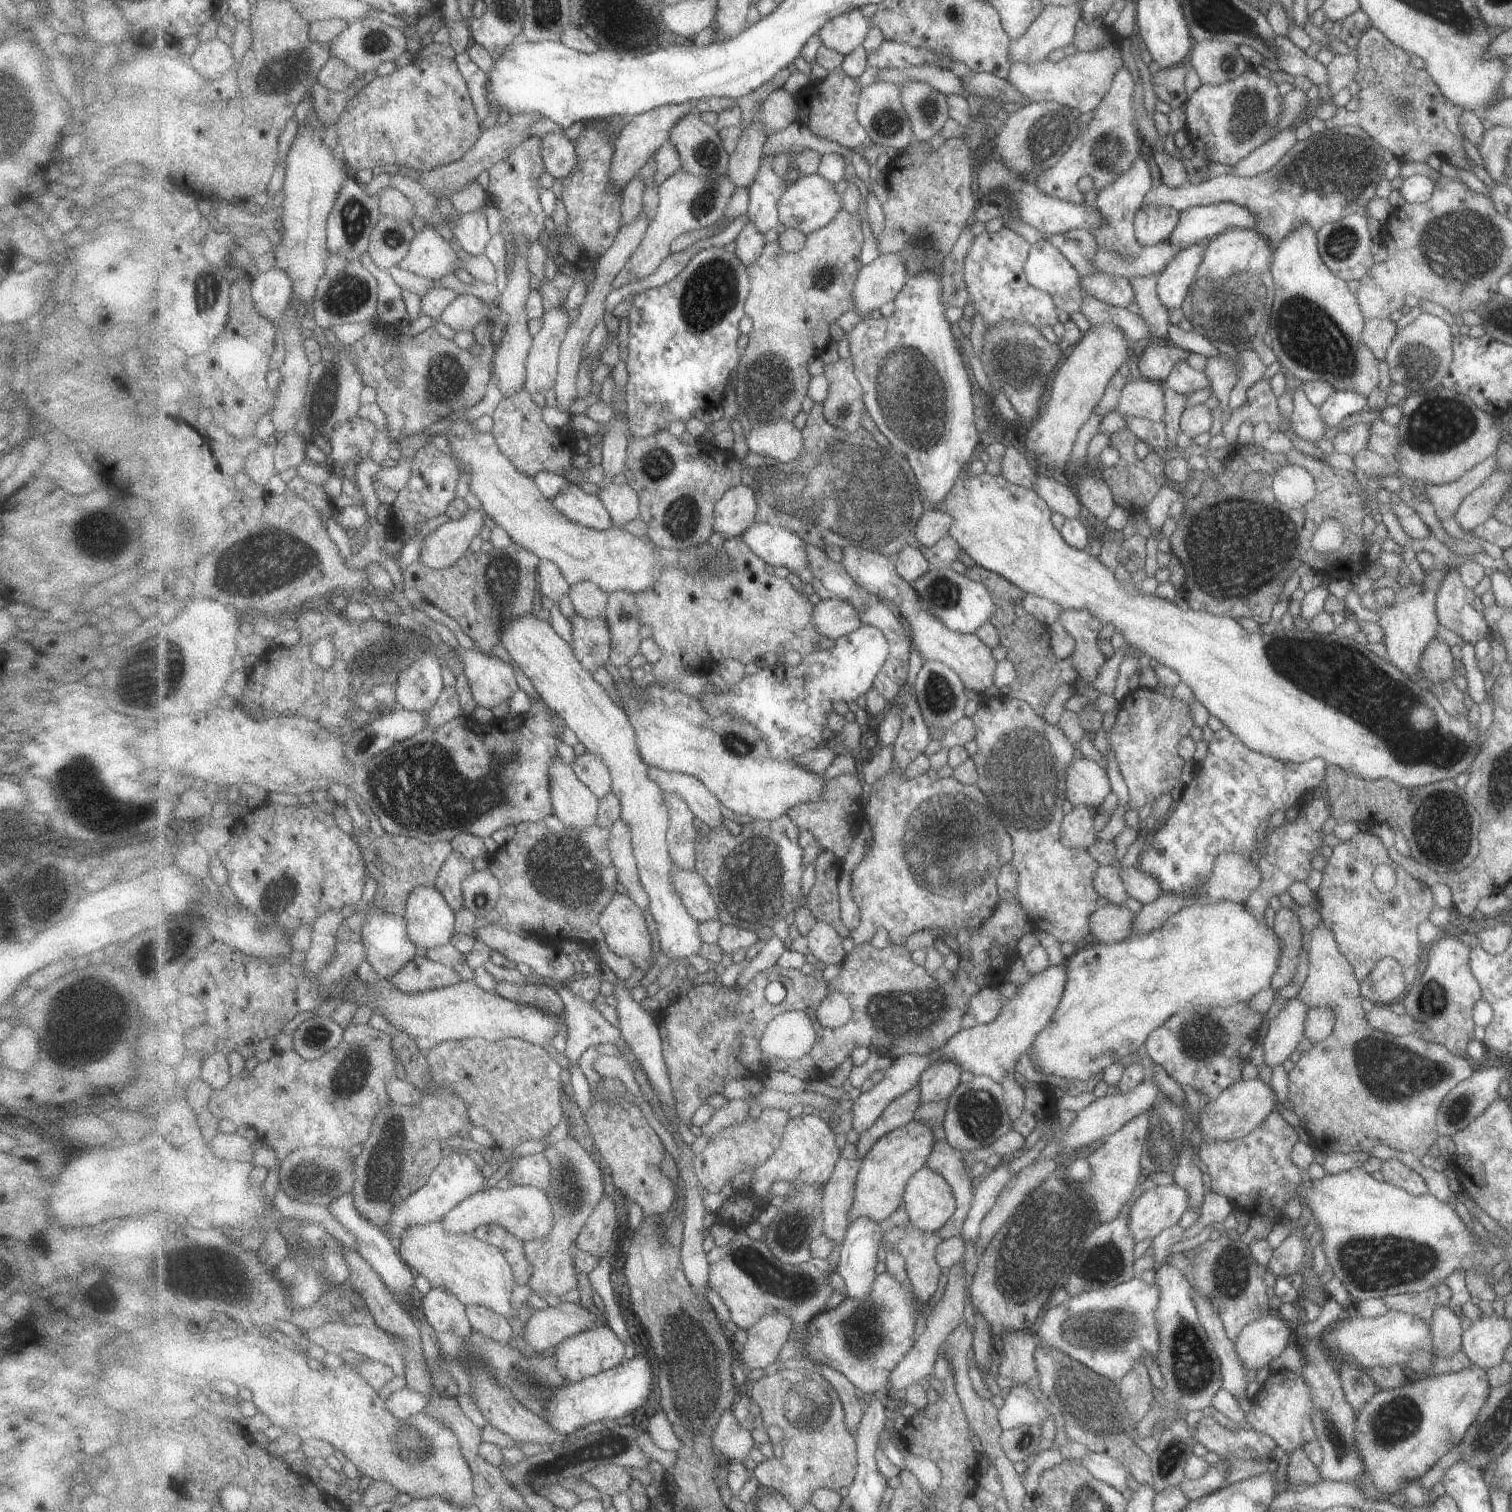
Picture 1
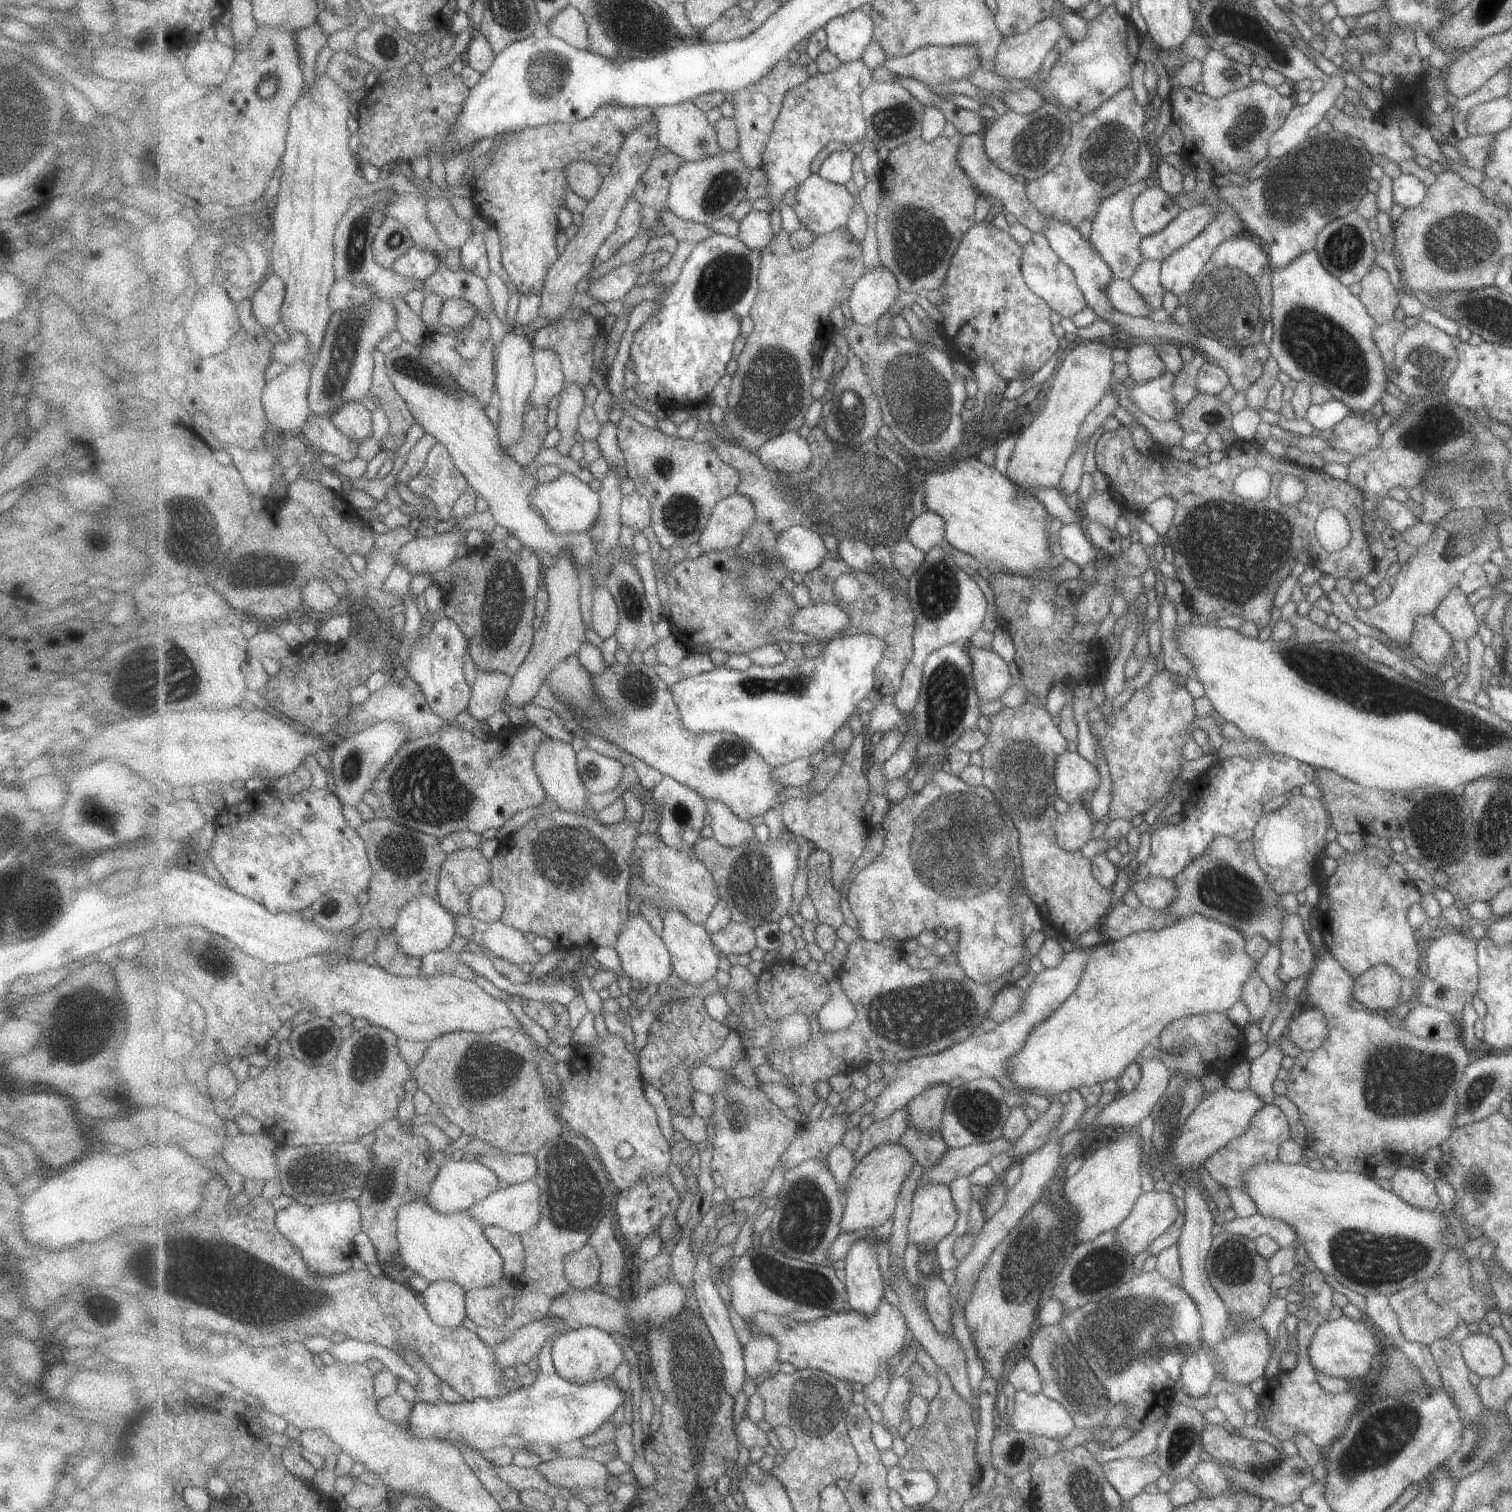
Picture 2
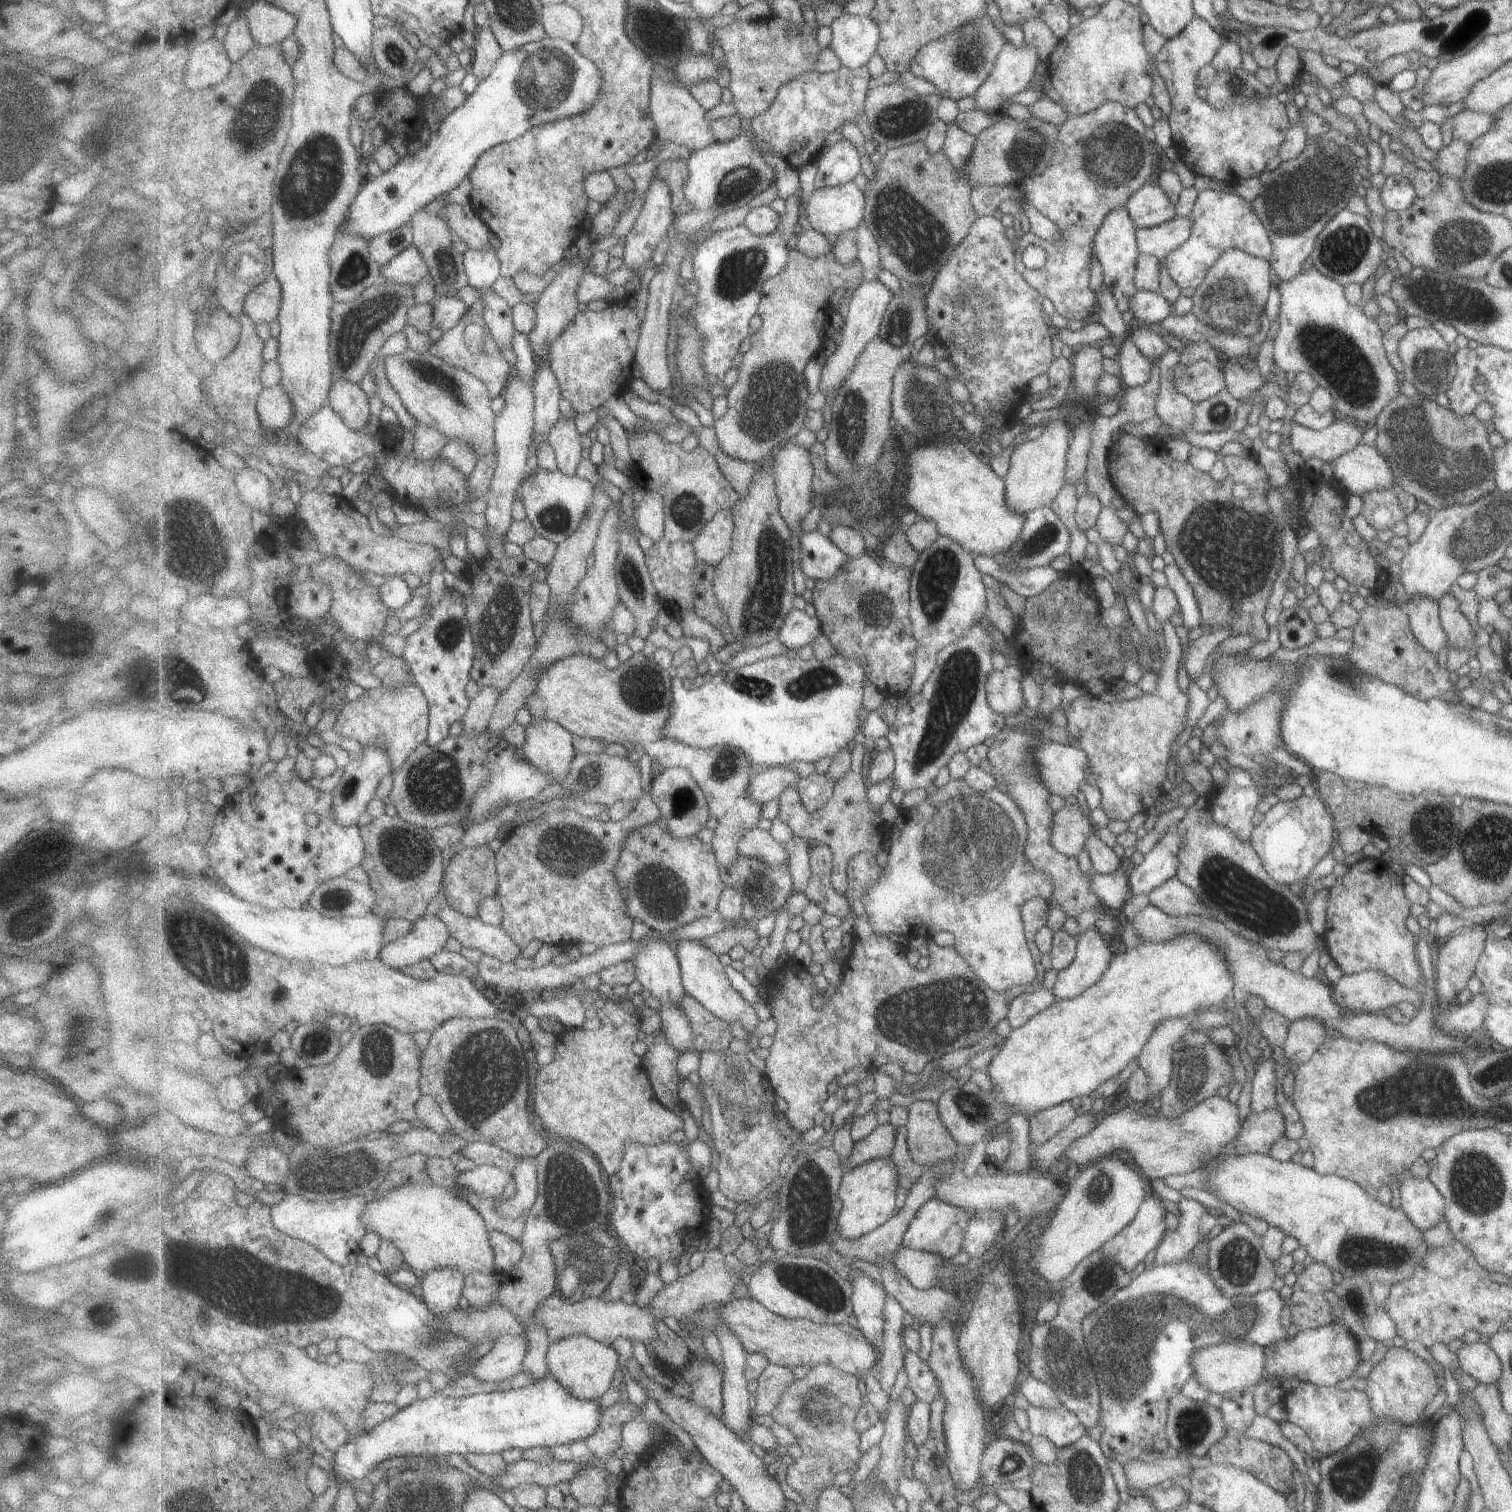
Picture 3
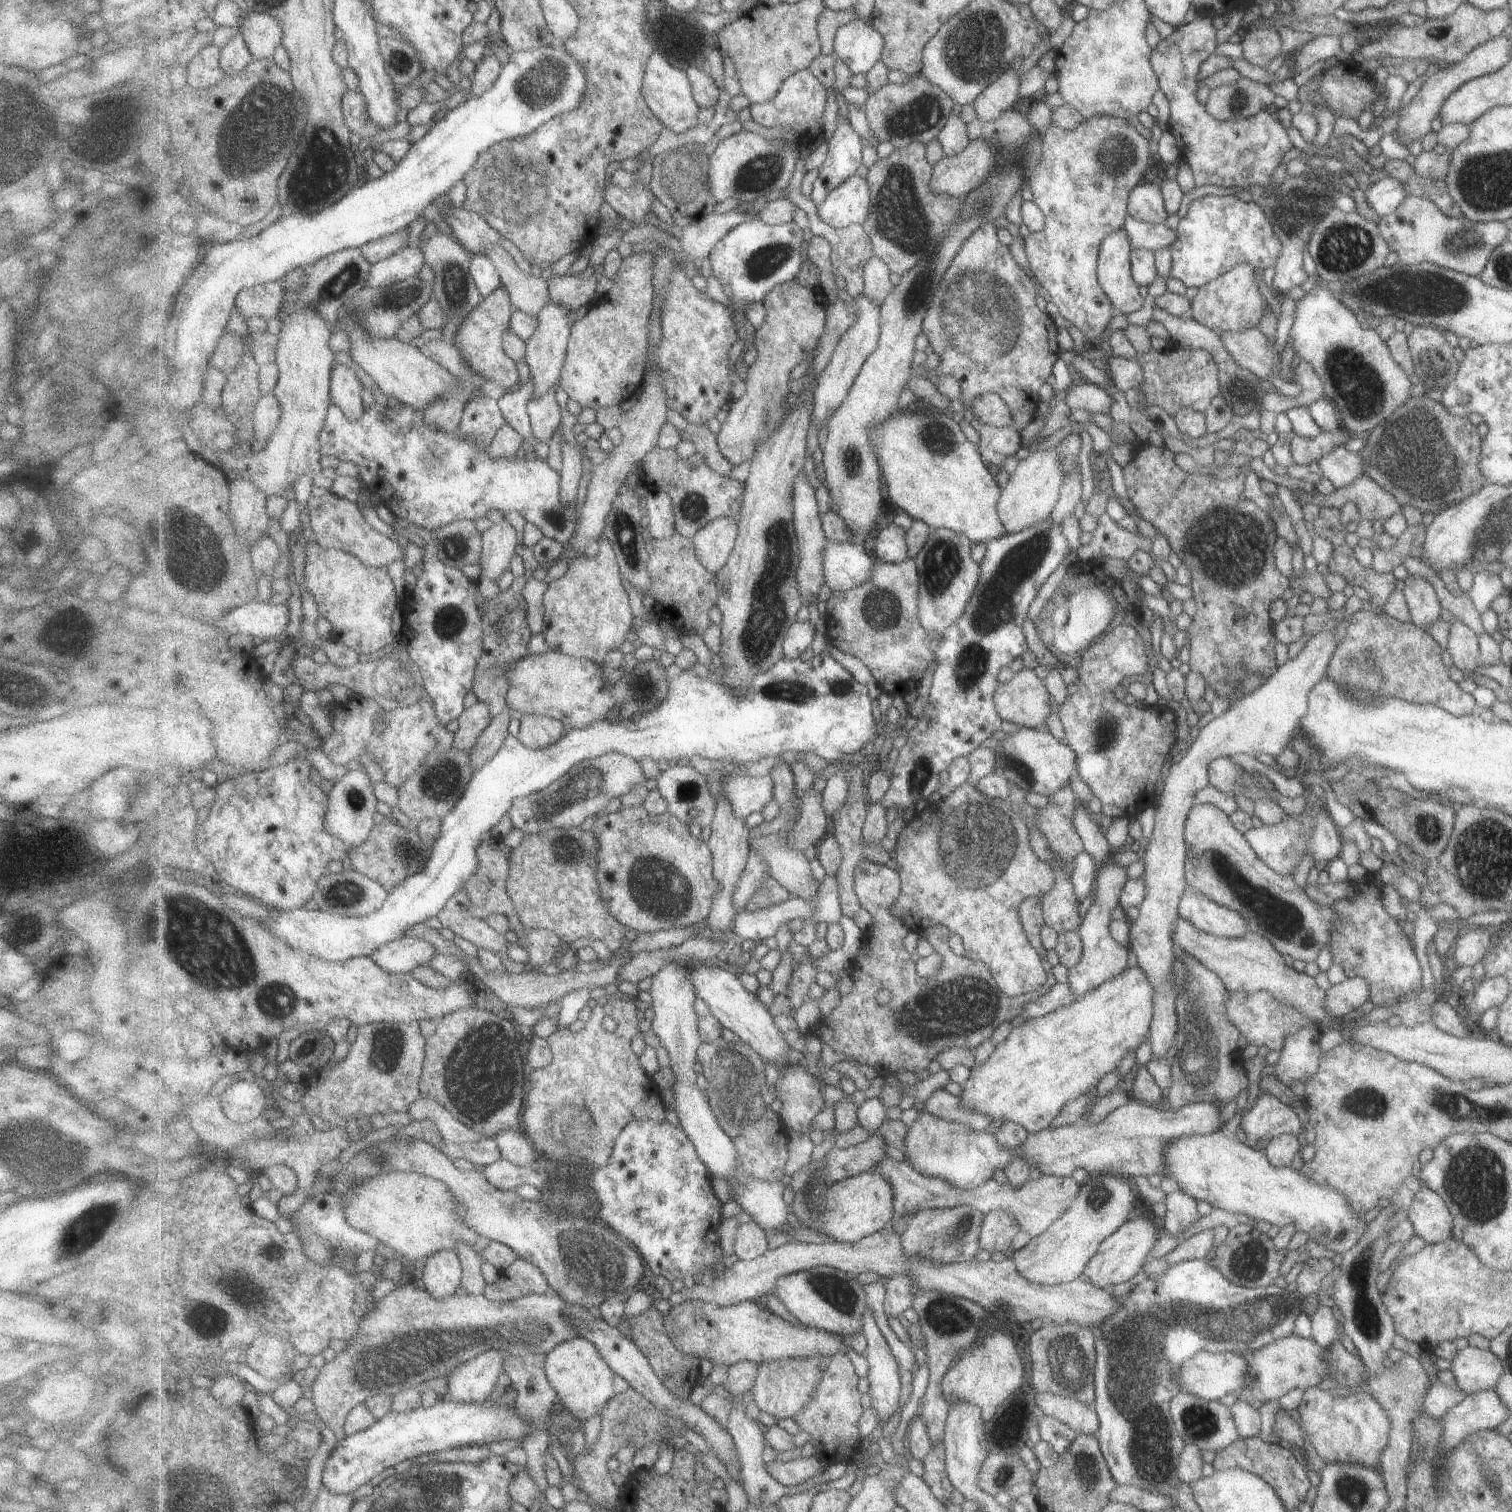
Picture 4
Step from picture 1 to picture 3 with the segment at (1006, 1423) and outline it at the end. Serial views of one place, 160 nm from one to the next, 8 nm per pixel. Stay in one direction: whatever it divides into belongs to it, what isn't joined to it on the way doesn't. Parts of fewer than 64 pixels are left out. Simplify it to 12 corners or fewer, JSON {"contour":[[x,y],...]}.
{"contour":[[1029,1404],[1031,1434],[1058,1449],[1085,1433],[1080,1419],[1063,1406]]}

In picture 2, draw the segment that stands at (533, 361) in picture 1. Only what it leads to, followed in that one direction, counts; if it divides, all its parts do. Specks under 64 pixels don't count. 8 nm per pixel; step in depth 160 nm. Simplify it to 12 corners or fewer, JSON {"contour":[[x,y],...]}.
{"contour":[[533,348],[537,381],[530,402],[549,406],[565,387],[560,355]]}

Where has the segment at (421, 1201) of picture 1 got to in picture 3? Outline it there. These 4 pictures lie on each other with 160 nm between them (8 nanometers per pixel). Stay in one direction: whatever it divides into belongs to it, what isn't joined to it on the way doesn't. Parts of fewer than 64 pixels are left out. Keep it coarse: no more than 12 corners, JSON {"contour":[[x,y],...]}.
{"contour":[[475,1165],[458,1175],[461,1189],[499,1199],[511,1171]]}

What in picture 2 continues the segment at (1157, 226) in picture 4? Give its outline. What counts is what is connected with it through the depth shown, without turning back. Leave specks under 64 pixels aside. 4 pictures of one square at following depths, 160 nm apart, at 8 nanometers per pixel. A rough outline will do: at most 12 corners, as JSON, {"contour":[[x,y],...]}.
{"contour":[[1181,209],[1160,231],[1141,237],[1143,259],[1162,261],[1205,229],[1216,209]]}

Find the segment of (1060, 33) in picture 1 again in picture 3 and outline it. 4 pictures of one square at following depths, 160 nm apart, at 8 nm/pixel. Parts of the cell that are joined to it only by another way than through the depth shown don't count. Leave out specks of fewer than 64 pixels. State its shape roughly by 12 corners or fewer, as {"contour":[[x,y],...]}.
{"contour":[[1005,43],[988,81],[973,96],[990,115],[1027,90],[1038,50]]}

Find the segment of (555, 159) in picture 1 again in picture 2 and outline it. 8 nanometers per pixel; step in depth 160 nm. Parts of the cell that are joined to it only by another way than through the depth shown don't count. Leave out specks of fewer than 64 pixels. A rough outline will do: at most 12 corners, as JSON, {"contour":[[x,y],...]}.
{"contour":[[587,160],[565,166],[571,194],[587,202],[604,182],[597,166]]}

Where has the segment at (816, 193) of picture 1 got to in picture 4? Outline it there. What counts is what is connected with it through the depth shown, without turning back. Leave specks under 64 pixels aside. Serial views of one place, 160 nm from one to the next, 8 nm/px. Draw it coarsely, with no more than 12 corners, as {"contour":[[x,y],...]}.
{"contour":[[852,176],[818,206],[834,227],[867,222],[872,191]]}

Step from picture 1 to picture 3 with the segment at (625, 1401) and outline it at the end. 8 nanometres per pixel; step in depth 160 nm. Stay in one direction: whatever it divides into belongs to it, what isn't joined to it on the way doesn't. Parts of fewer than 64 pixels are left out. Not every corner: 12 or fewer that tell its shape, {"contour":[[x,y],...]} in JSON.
{"contour":[[547,1378],[417,1399],[334,1453],[357,1483],[408,1455],[586,1439],[599,1401]]}

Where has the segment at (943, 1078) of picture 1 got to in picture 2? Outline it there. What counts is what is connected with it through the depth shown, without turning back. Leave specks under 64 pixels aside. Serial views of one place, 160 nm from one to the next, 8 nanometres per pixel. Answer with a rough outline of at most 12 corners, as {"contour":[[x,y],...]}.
{"contour":[[935,1084],[909,1102],[909,1123],[940,1130],[951,1087]]}

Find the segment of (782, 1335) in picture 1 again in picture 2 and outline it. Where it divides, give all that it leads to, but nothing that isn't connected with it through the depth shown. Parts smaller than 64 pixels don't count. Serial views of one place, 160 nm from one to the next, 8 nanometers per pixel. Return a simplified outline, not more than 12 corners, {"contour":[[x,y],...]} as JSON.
{"contour":[[767,1334],[745,1346],[748,1377],[759,1381],[779,1362],[779,1340]]}

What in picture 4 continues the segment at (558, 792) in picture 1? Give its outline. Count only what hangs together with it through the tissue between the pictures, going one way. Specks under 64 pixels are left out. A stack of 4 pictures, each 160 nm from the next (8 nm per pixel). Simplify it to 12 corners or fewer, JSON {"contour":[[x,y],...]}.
{"contour":[[524,713],[518,739],[532,749],[559,742],[561,719]]}

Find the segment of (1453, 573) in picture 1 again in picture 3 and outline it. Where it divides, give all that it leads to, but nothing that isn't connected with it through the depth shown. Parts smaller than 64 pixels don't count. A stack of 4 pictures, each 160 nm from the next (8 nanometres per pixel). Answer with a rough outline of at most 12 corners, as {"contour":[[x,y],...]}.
{"contour":[[1451,593],[1436,600],[1446,646],[1473,648],[1472,624]]}

